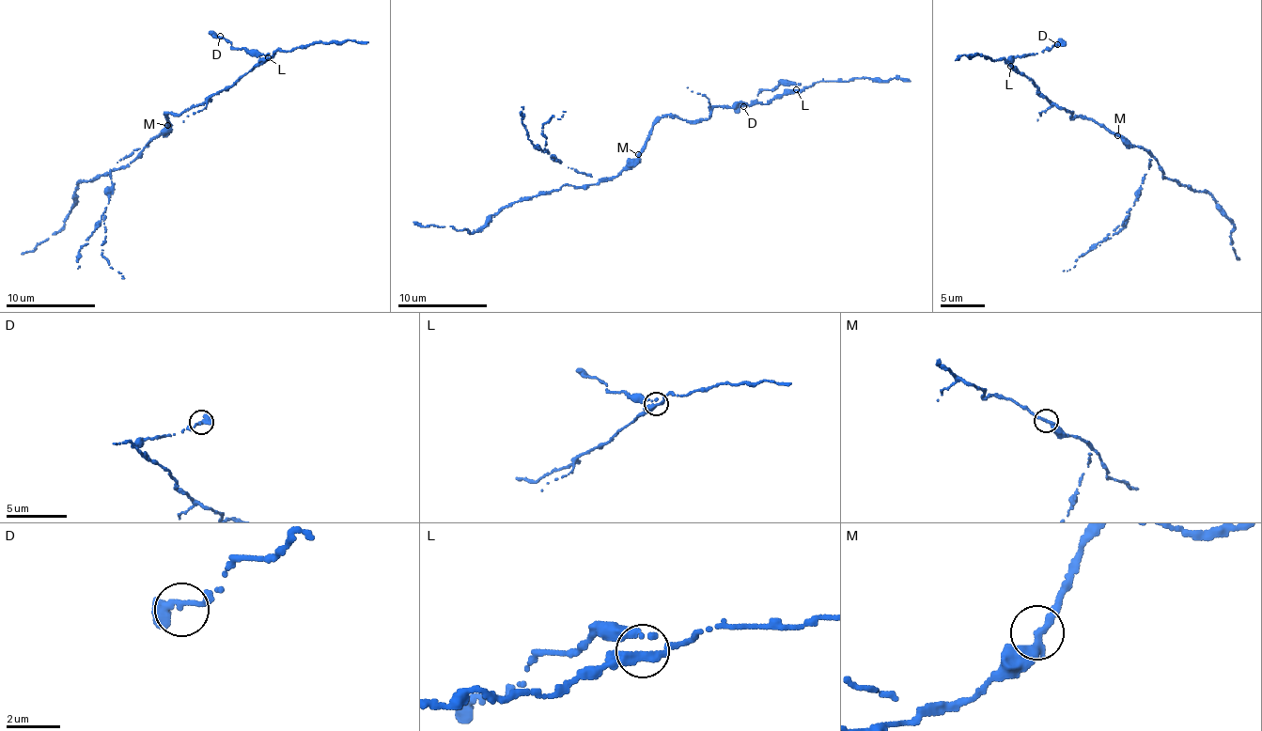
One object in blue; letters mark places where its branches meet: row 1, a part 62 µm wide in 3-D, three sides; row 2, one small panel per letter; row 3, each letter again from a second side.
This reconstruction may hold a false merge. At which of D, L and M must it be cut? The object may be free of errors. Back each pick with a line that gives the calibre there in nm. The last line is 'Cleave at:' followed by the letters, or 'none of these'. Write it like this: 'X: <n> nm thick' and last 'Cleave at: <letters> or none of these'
Cleave at: none of these

